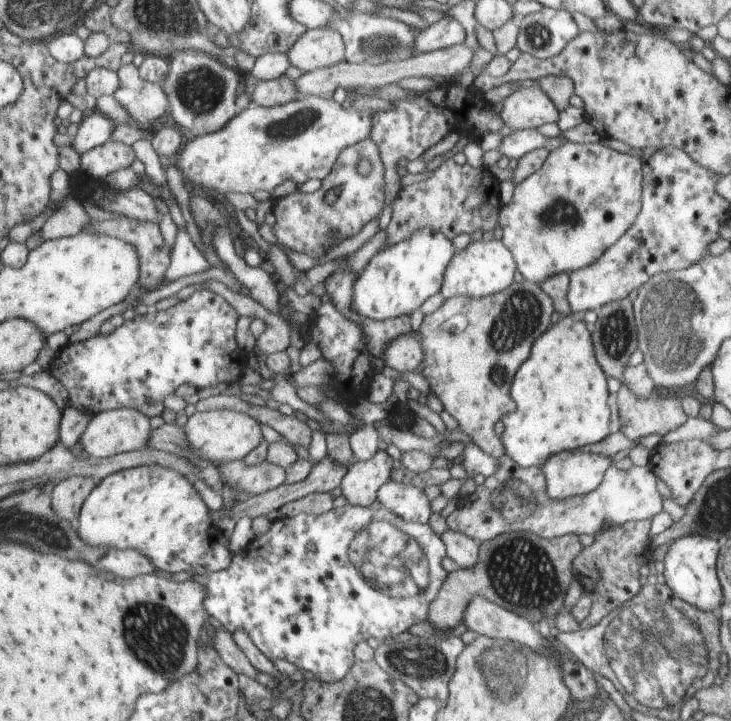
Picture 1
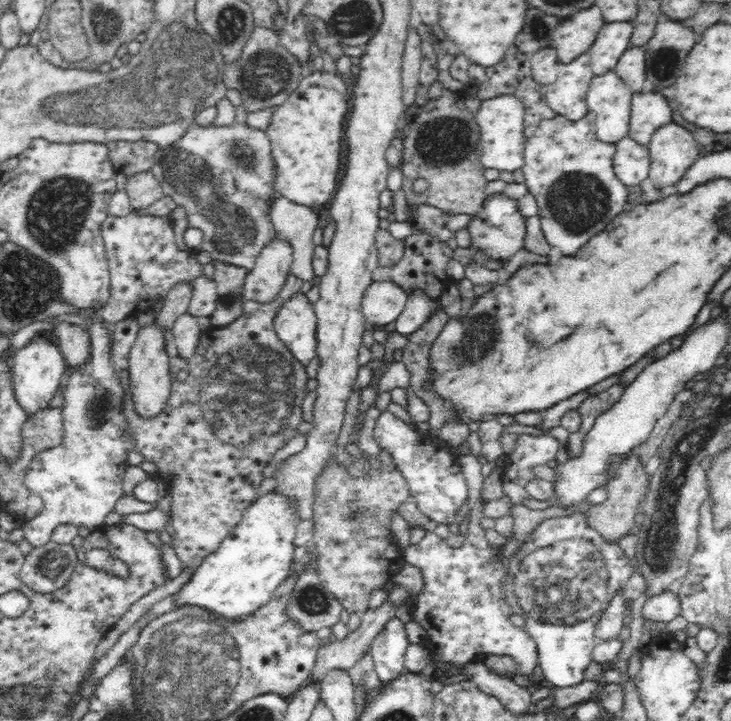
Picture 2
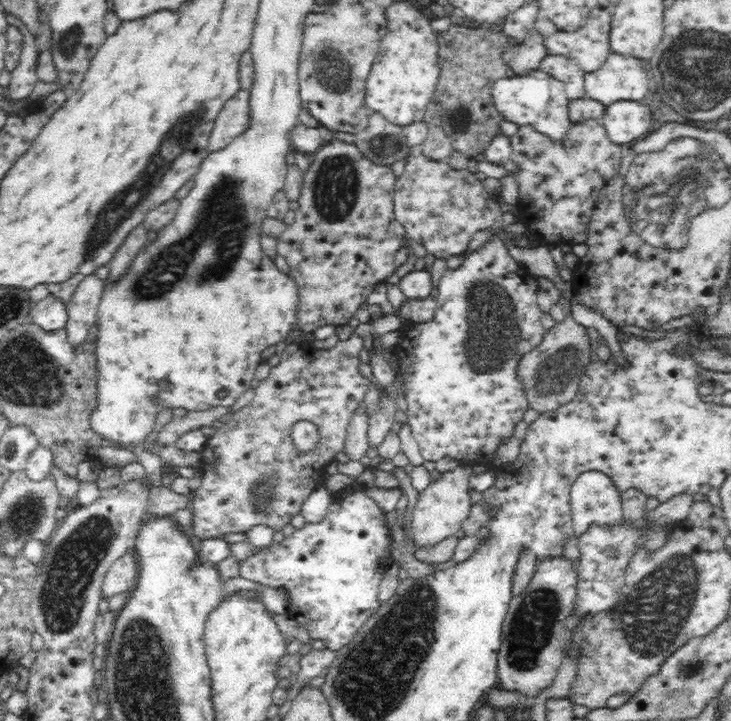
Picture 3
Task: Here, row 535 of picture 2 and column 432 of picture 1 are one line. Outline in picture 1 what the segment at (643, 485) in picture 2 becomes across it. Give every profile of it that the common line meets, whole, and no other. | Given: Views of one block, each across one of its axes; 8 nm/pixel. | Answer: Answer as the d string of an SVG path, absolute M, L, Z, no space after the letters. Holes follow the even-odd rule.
M519 530L505 532L483 541L474 567L447 573L442 588L429 606L427 622L435 630L451 630L465 618L470 600L481 596L517 616L522 616L533 626L537 627L537 622L542 618L552 625L555 612L561 608L565 590L571 582L571 560L581 550L577 535L569 533L547 539L533 532Z

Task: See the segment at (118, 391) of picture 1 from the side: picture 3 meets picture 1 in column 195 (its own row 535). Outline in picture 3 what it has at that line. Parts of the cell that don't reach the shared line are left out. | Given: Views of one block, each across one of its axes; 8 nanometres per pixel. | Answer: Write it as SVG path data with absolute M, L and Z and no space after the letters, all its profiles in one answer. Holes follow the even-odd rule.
M354 494L354 496L344 496L338 504L331 504L328 509L328 514L319 520L318 523L305 523L301 527L294 528L291 536L284 538L284 540L278 544L275 544L266 553L260 553L254 555L251 558L244 558L243 562L239 562L240 577L245 577L246 580L258 584L258 586L266 586L266 588L274 588L274 590L282 591L286 595L288 601L287 616L294 618L298 622L300 627L306 628L310 638L314 640L320 640L323 642L326 648L337 651L342 647L345 647L352 637L362 628L362 625L380 608L380 584L382 584L382 574L385 572L386 565L390 562L391 549L390 539L388 535L388 522L384 521L384 510L380 510L378 505L371 499L366 498L364 494Z

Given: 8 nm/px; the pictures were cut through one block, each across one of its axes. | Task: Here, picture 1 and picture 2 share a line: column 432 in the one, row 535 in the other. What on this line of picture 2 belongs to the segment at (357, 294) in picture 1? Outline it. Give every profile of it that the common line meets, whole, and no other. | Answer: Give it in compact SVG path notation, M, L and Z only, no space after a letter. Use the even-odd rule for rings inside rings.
M276 494L262 496L256 504L251 504L244 511L240 524L234 527L212 554L204 558L189 580L179 588L175 594L175 606L200 606L201 609L216 613L222 620L244 621L248 615L270 603L272 596L283 583L282 580L290 576L290 566L295 566L292 563L294 554L292 542L296 534L296 524L298 524L298 503L297 510L294 510L292 504L286 502L286 498L280 498Z

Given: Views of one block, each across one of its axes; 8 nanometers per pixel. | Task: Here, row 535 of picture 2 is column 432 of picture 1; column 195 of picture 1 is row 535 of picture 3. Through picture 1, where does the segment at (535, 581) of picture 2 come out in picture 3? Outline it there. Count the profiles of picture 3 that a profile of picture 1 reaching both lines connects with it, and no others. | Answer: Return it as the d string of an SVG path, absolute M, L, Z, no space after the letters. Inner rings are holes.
M583 472L572 483L570 506L577 538L590 526L616 526L623 522L620 492L606 474Z

